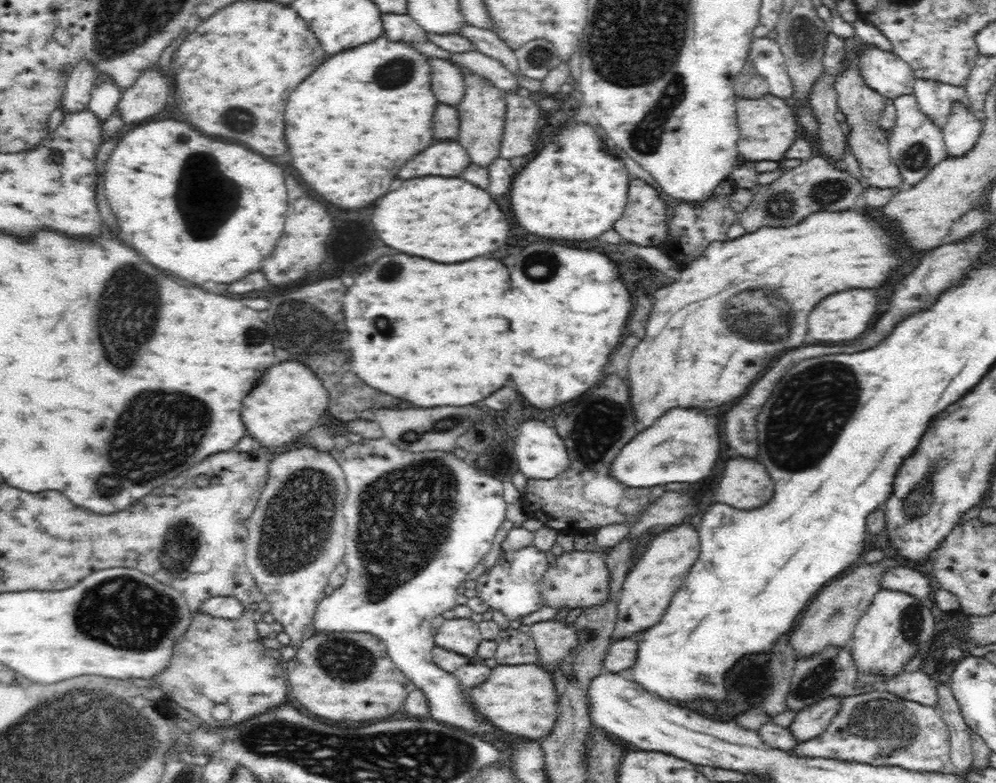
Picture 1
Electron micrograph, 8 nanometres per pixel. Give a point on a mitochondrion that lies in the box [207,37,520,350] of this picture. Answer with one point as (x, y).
(399, 72)

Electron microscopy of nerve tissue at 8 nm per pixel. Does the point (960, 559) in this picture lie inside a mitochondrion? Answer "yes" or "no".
no

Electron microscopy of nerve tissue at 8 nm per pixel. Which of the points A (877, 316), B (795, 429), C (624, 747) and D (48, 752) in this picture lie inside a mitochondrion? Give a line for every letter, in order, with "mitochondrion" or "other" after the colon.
A: other
B: mitochondrion
C: other
D: mitochondrion

